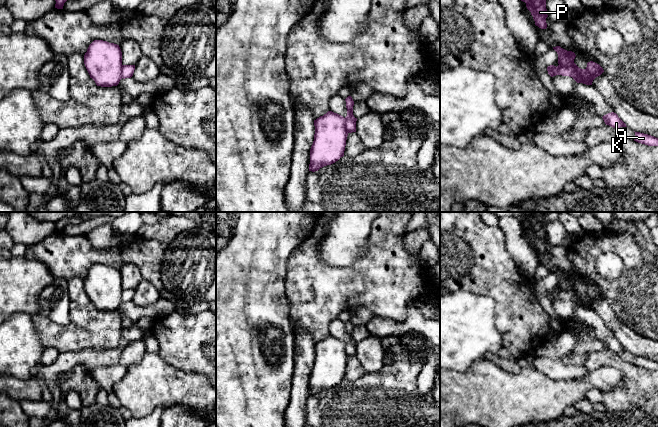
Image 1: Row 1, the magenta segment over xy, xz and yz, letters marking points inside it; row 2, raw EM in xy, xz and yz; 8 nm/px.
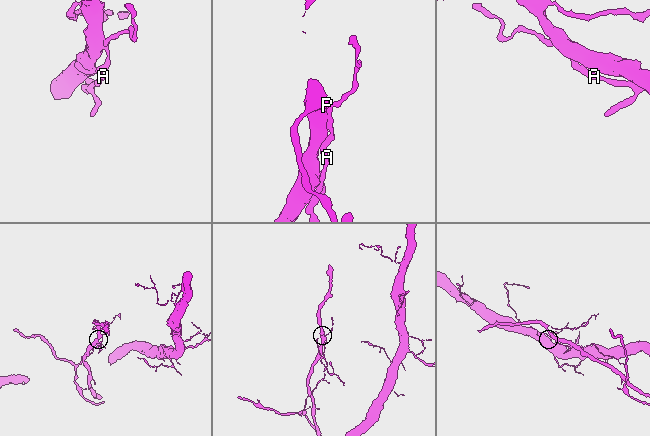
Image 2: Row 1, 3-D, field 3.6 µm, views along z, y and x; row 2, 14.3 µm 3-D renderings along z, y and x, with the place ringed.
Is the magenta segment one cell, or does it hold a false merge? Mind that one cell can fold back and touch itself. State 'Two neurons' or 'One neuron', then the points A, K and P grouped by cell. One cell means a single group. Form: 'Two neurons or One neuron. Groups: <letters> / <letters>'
Two neurons. Groups: A K / P

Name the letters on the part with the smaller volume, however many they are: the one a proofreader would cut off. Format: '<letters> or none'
P

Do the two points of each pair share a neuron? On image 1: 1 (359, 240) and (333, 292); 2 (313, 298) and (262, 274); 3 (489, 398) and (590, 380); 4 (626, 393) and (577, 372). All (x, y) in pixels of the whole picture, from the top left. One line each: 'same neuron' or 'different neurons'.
1: different neurons
2: different neurons
3: same neuron
4: different neurons

